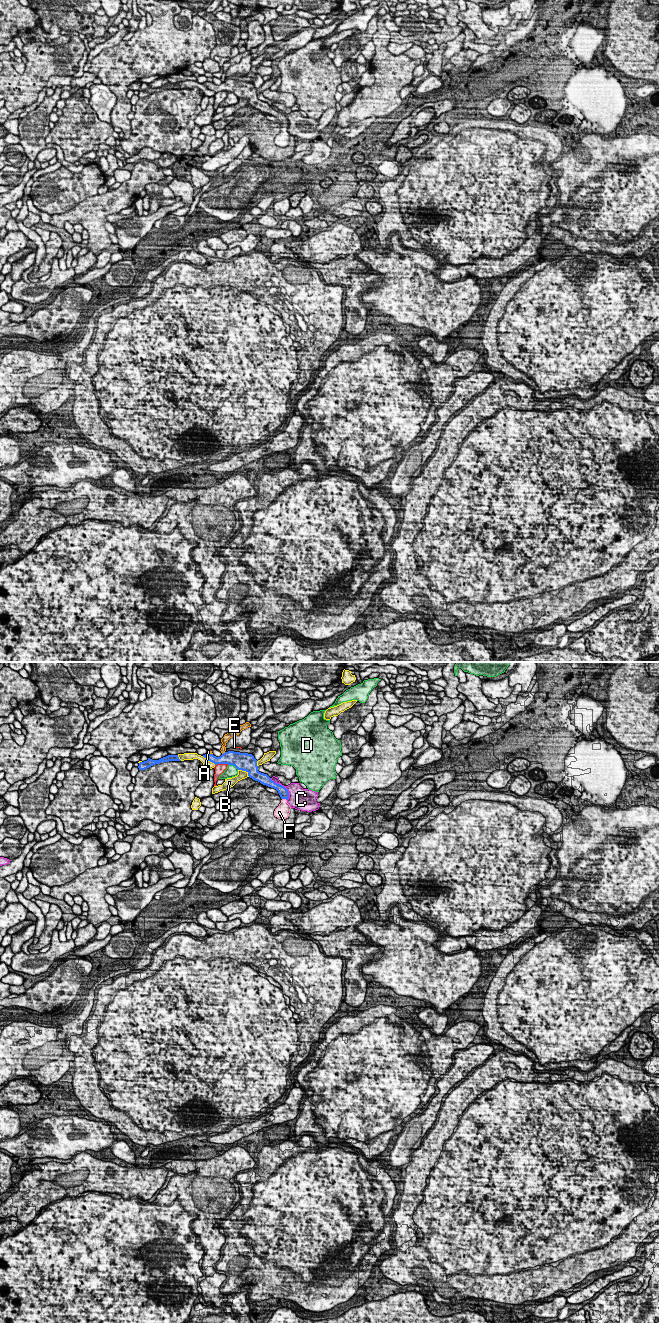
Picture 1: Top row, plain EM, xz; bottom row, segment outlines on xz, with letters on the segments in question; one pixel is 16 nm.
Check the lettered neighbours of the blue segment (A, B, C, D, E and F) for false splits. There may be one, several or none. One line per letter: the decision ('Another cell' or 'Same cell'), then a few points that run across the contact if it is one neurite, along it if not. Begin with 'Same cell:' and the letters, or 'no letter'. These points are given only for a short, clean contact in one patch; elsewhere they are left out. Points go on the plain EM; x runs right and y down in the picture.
Same cell: F
A: Another cell. Line: xz (225, 80), (222, 82)
B: Another cell
C: Another cell
D: Another cell. Line: xz (228, 92), (232, 92), (238, 97)
E: Another cell. Line: xz (228, 92), (215, 93)
F: Same cell. Line: xz (283, 120), (284, 126), (284, 136), (282, 139)

